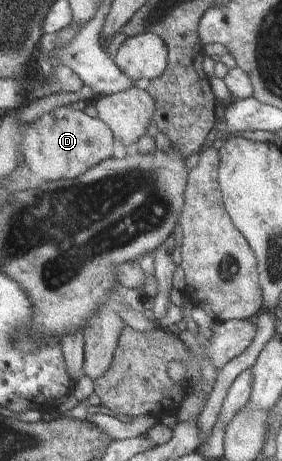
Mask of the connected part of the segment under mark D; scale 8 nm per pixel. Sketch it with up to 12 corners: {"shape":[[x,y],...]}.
{"shape":[[61,106],[30,123],[25,161],[47,181],[113,158],[113,130]]}

